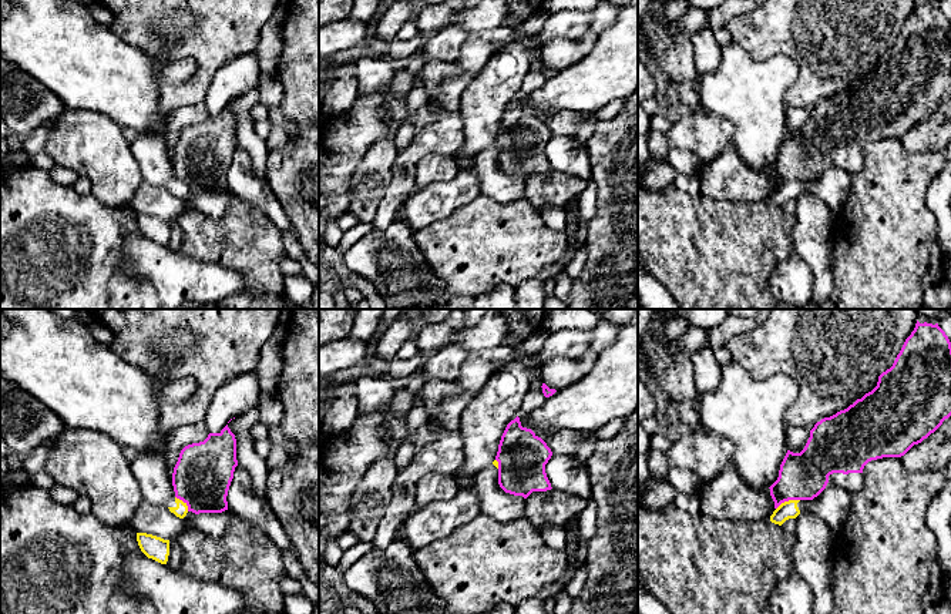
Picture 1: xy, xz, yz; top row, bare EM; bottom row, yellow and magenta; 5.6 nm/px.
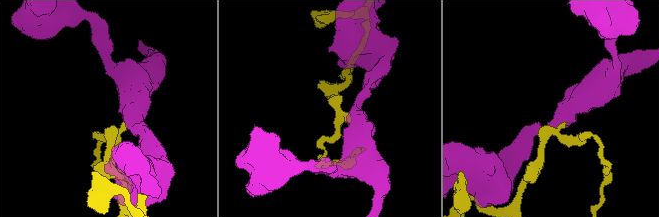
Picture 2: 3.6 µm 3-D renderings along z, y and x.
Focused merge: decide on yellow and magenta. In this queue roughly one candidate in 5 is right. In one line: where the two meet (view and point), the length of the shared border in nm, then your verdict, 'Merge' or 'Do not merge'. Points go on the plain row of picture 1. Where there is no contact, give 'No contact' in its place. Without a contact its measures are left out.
Touches yellow at yz (787, 183). Shared border 150 nm. Do not merge

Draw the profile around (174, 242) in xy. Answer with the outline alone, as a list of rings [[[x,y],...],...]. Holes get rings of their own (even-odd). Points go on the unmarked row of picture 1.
[[[177,219],[169,221],[169,236],[167,246],[174,252],[179,252],[182,248],[182,229],[178,225]]]

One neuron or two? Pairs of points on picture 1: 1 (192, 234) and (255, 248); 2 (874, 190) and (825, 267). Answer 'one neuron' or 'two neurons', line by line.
1: one neuron
2: two neurons

